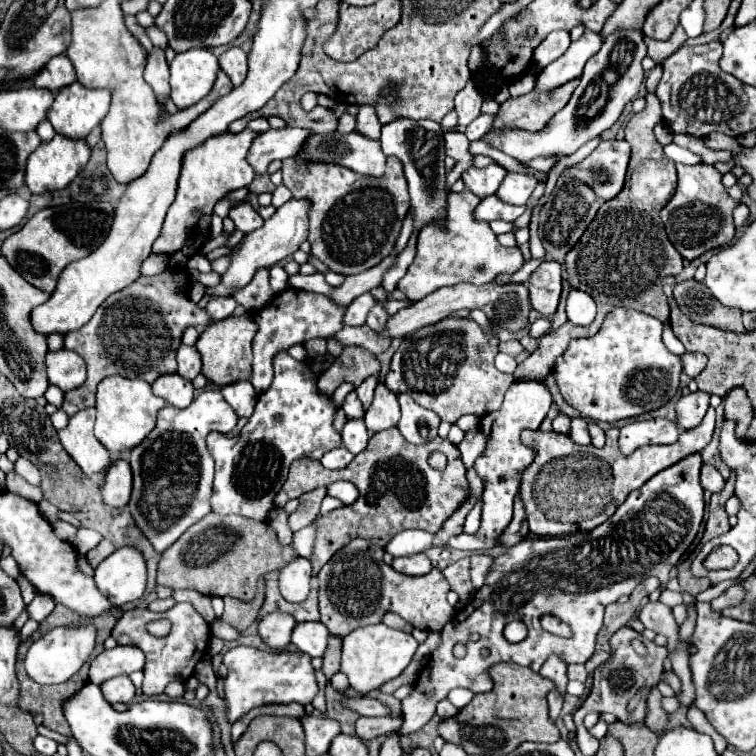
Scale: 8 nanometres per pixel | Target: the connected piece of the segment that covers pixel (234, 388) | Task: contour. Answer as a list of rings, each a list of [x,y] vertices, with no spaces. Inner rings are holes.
[[[238,381],[232,385],[226,385],[220,389],[222,397],[226,403],[240,415],[240,417],[250,417],[254,403],[256,403],[256,391],[250,381]]]

